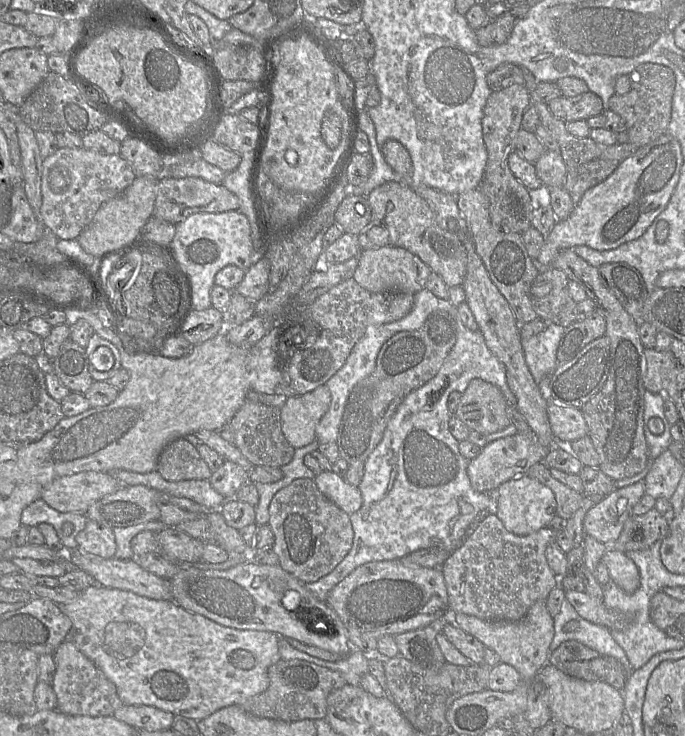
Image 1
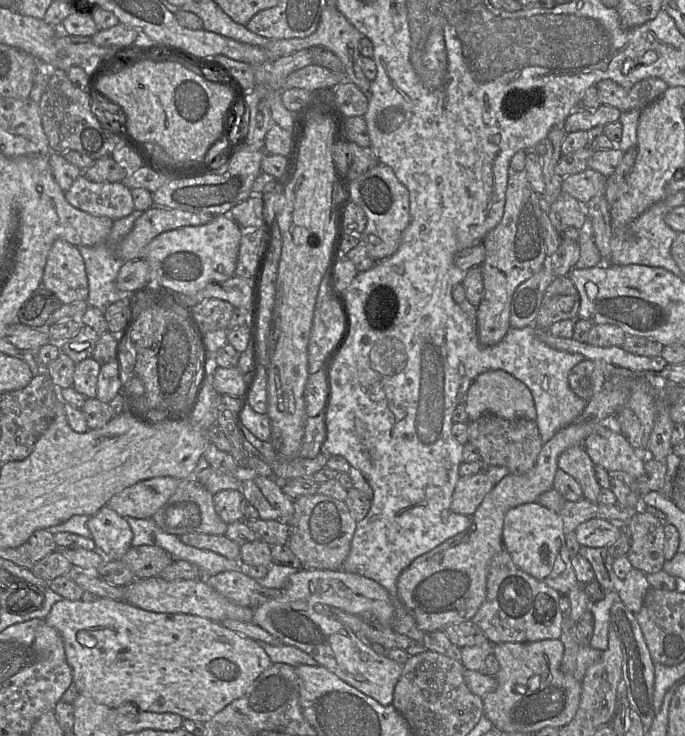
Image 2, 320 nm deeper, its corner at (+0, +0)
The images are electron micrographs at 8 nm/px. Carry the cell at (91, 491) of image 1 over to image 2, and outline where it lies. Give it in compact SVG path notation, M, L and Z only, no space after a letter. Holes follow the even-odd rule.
M173 477L142 480L114 495L106 507L122 517L149 519L170 499L180 482Z

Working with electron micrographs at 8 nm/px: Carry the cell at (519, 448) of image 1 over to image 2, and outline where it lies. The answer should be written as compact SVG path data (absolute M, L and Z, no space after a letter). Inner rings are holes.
M484 472L461 476L452 494L451 511L471 517L493 486Z

